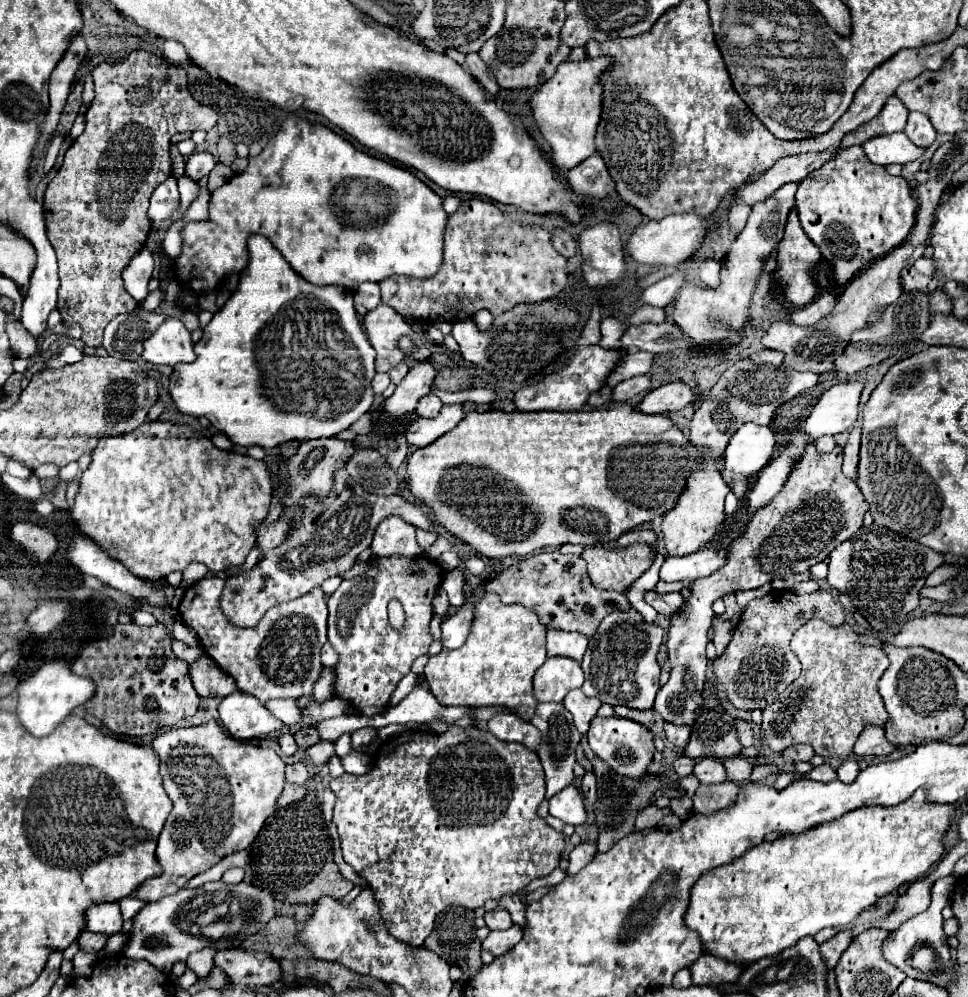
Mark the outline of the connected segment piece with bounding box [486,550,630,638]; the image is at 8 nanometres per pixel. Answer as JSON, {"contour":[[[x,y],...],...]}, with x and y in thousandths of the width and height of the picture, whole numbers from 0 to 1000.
{"contour":[[[576,552],[560,554],[521,570],[514,578],[504,582],[502,592],[512,594],[521,606],[537,606],[548,610],[562,628],[601,634],[607,640],[612,640],[612,634],[616,634],[616,628],[624,618],[628,618],[628,614],[651,608],[647,596],[612,588],[601,558],[583,558]]]}

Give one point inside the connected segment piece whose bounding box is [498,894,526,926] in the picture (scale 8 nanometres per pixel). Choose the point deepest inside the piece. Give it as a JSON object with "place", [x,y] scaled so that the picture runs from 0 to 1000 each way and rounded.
{"place":[530,905]}

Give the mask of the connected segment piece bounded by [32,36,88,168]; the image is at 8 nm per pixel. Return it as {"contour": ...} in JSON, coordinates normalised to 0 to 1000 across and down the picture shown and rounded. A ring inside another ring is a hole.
{"contour":[[[79,36],[74,40],[74,44],[70,46],[66,58],[62,60],[62,64],[56,68],[54,76],[52,76],[52,112],[48,116],[48,122],[45,122],[45,128],[43,128],[43,136],[41,136],[41,142],[39,142],[39,148],[35,150],[35,162],[33,162],[33,169],[39,160],[39,156],[43,154],[43,148],[45,144],[50,142],[52,134],[58,130],[58,124],[60,124],[60,118],[62,118],[62,112],[66,108],[66,102],[70,98],[70,92],[76,84],[76,78],[79,78],[79,72],[89,56],[89,42],[85,36]]]}

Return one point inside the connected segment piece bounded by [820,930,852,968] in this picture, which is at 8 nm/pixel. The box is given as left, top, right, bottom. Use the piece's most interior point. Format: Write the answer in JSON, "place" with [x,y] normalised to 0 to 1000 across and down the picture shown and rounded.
{"place":[858,952]}

